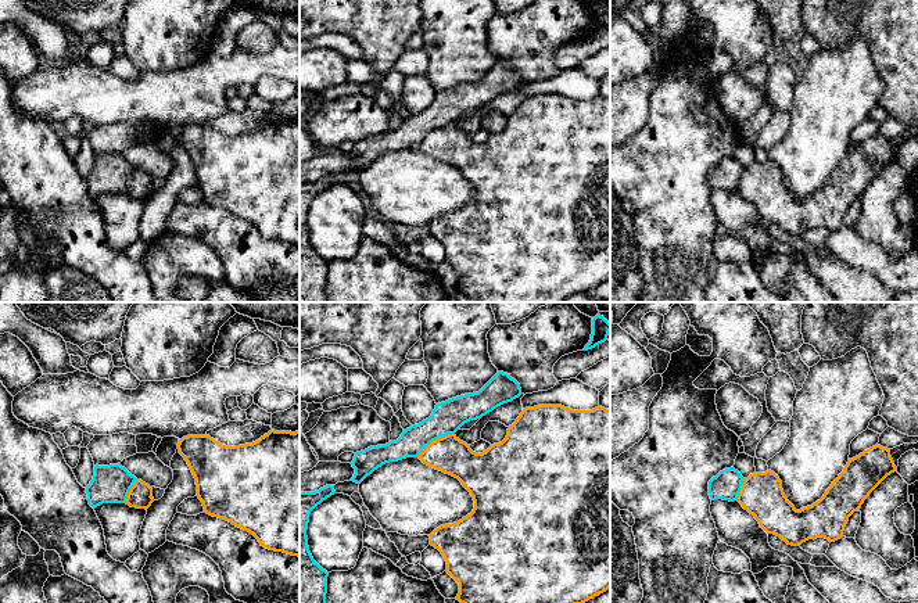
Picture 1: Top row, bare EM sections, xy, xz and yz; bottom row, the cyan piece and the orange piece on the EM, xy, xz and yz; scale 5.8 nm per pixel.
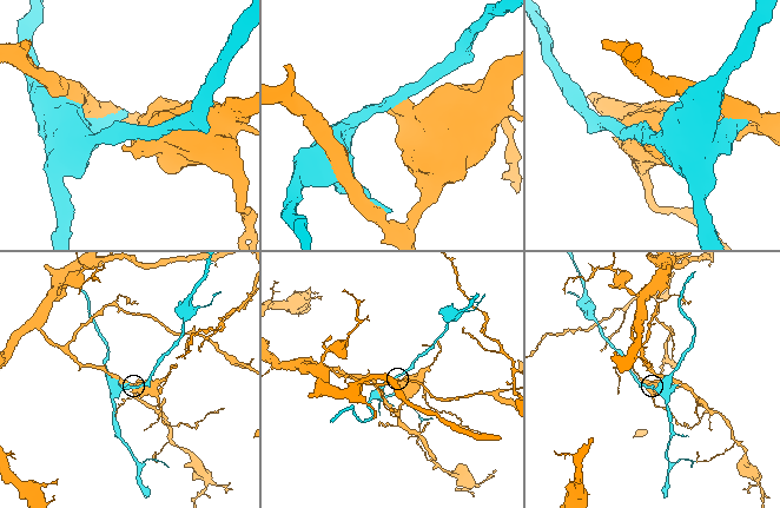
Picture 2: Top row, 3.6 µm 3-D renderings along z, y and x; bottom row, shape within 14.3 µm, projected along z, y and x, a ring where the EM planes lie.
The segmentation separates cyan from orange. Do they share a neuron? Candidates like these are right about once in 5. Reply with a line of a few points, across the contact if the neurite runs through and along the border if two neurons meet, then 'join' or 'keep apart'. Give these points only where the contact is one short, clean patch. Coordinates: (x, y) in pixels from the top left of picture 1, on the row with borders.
keep apart

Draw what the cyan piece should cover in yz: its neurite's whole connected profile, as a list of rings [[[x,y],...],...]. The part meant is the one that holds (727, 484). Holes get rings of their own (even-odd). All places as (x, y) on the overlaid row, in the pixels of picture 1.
[[[734,467],[720,471],[709,481],[709,495],[711,500],[738,500],[745,478]]]

